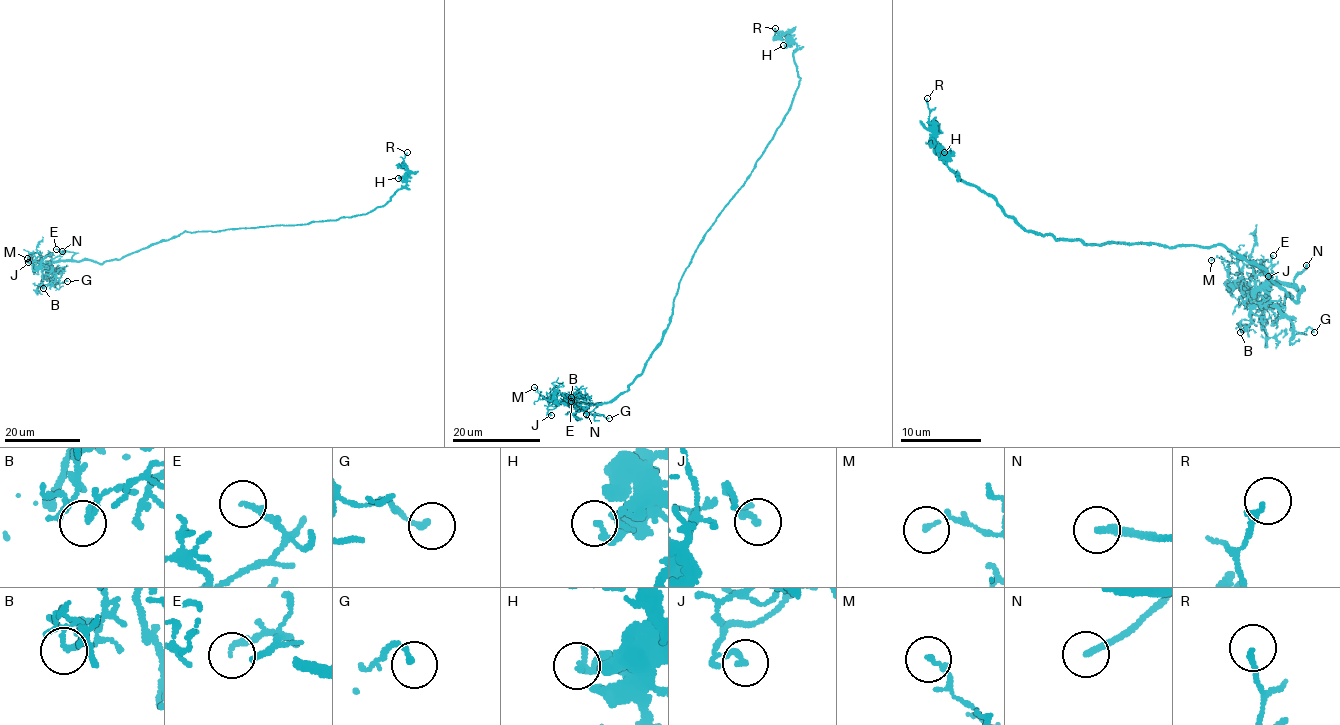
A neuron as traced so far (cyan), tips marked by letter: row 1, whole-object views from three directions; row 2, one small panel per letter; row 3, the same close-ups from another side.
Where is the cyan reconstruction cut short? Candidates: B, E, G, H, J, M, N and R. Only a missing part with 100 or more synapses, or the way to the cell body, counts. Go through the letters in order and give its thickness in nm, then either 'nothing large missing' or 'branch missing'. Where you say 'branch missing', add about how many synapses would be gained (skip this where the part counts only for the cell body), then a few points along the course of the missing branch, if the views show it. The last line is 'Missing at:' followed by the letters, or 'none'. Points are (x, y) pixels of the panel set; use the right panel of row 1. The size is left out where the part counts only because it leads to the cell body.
B: 120 nm thick; nothing large missing
E: 150 nm thick; nothing large missing
G: 180 nm thick; nothing large missing
H: 190 nm thick; nothing large missing
J: 180 nm thick; nothing large missing
M: 130 nm thick; nothing large missing
N: 240 nm thick; branch missing; missing branch runs (1306, 265), (1296, 247), (1281, 249), (1278, 270), (1269, 280), (1230, 304), (1229, 312), (1236, 319)
R: 180 nm thick; nothing large missing
Missing at: N

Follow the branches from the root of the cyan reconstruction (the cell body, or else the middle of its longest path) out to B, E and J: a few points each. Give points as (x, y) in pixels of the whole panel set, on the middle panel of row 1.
B: (697, 246), (680, 280), (666, 333), (641, 373), (609, 402), (573, 404), (571, 399), (580, 394), (571, 397)
E: (697, 246), (680, 280), (666, 333), (641, 373), (626, 390), (609, 402), (573, 403), (576, 398), (571, 401)
J: (697, 246), (680, 280), (666, 333), (641, 373), (612, 400), (560, 401), (549, 409), (551, 415)

